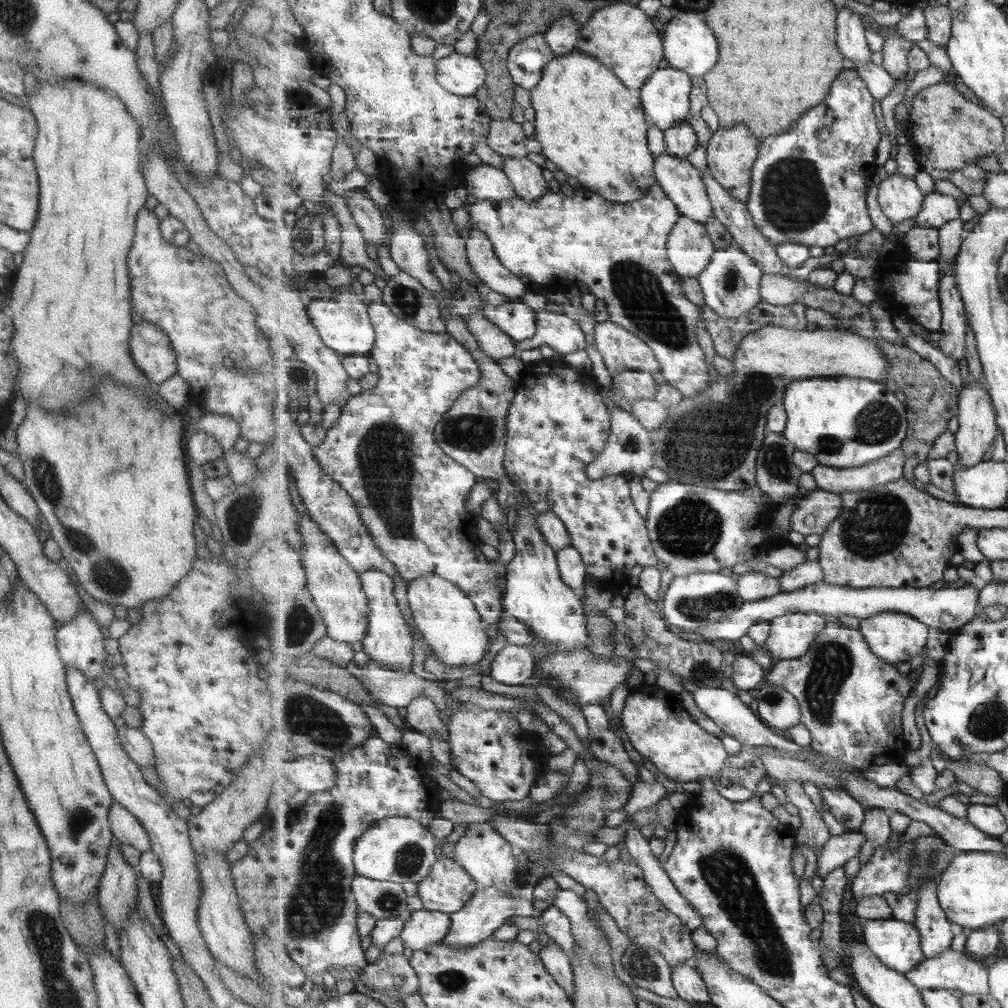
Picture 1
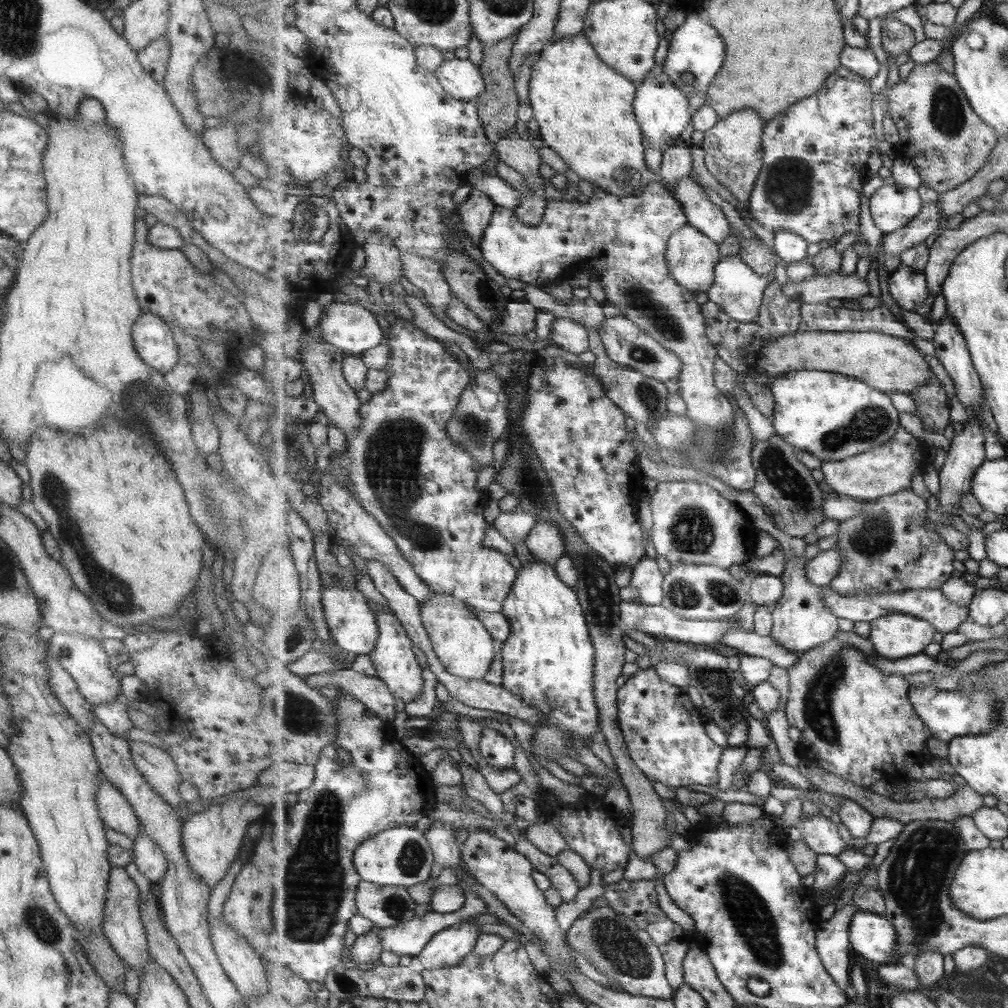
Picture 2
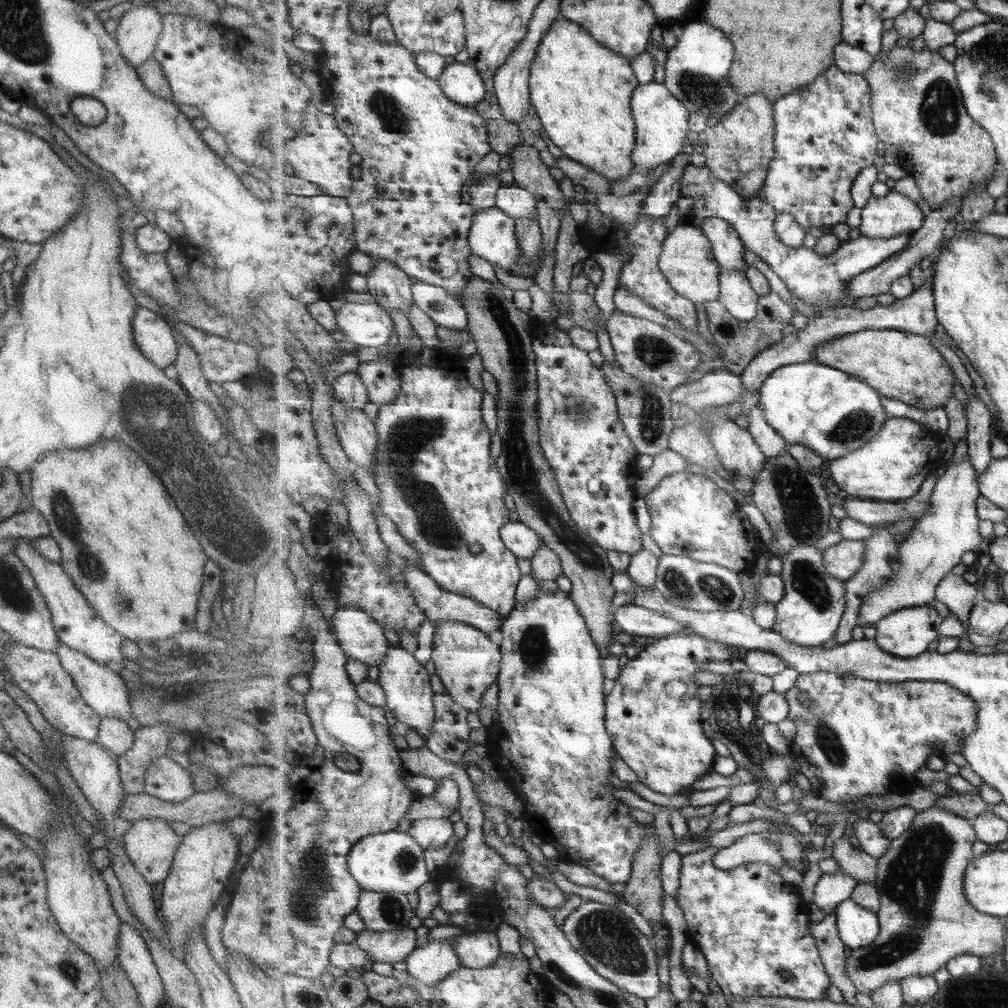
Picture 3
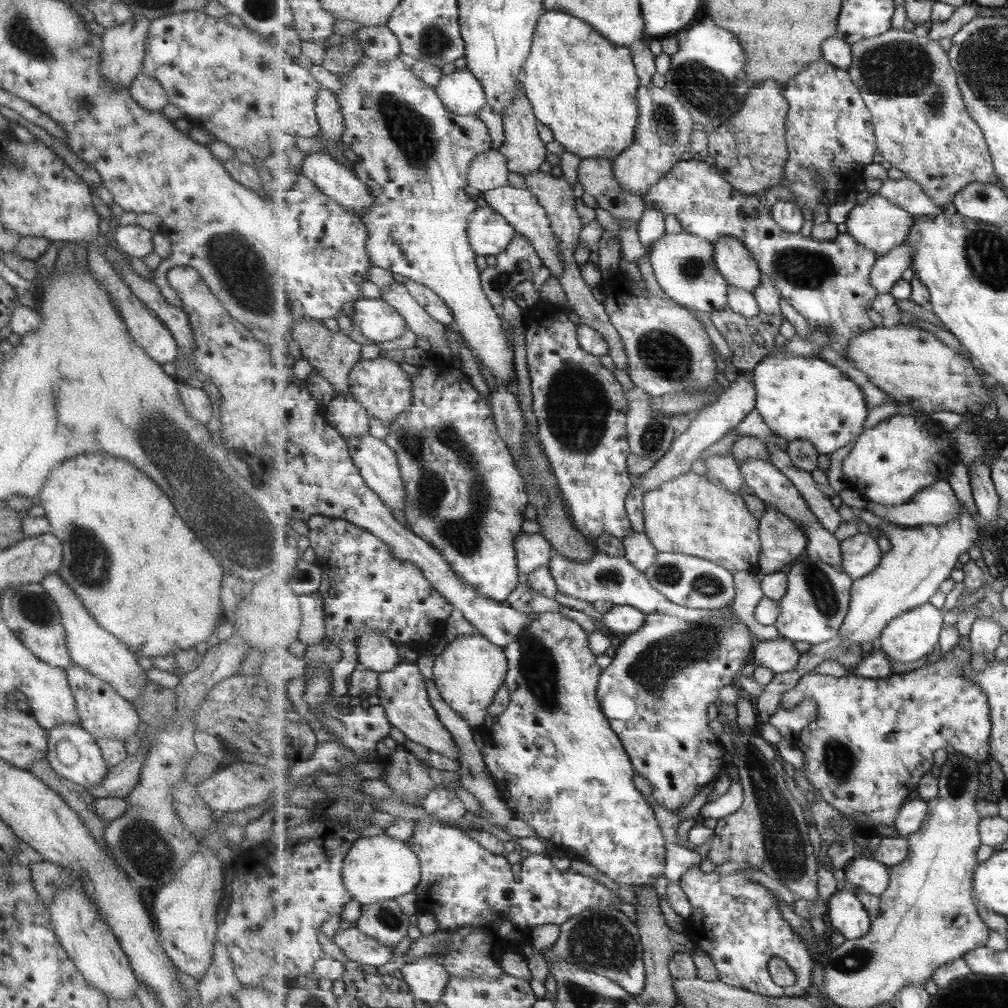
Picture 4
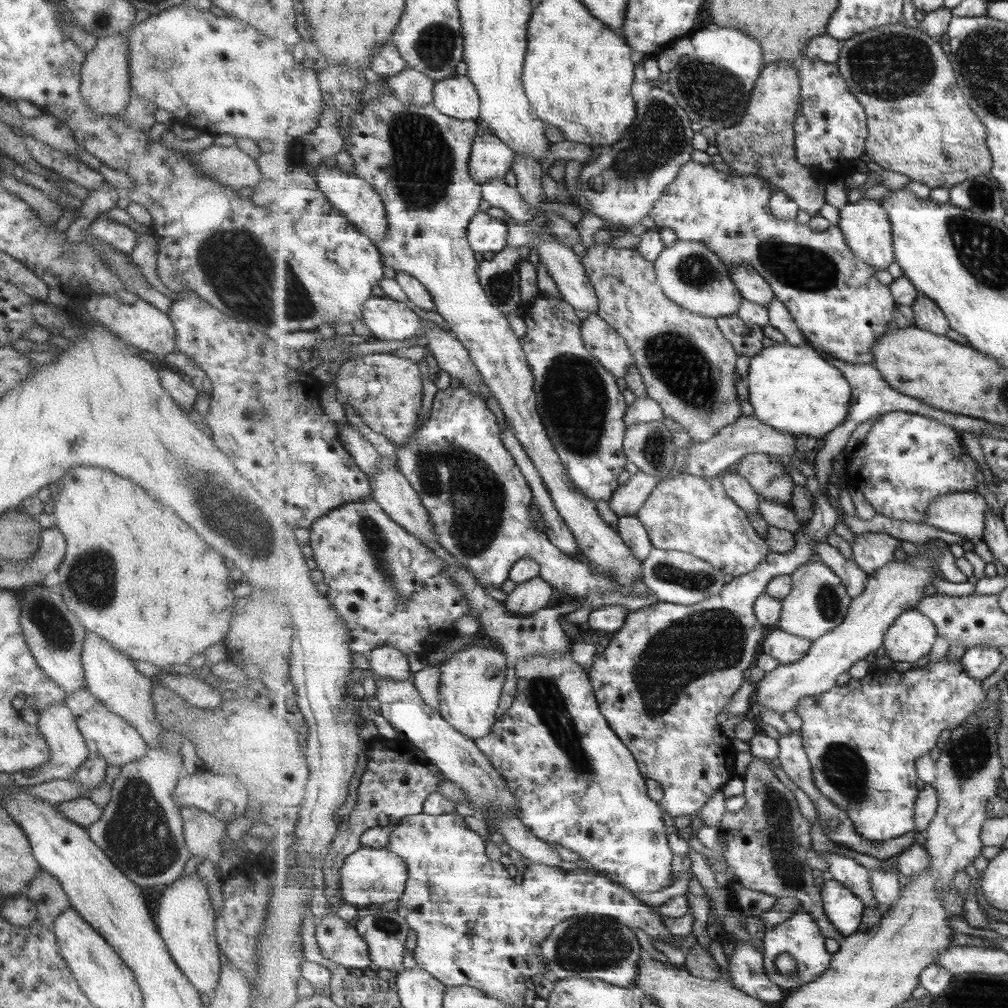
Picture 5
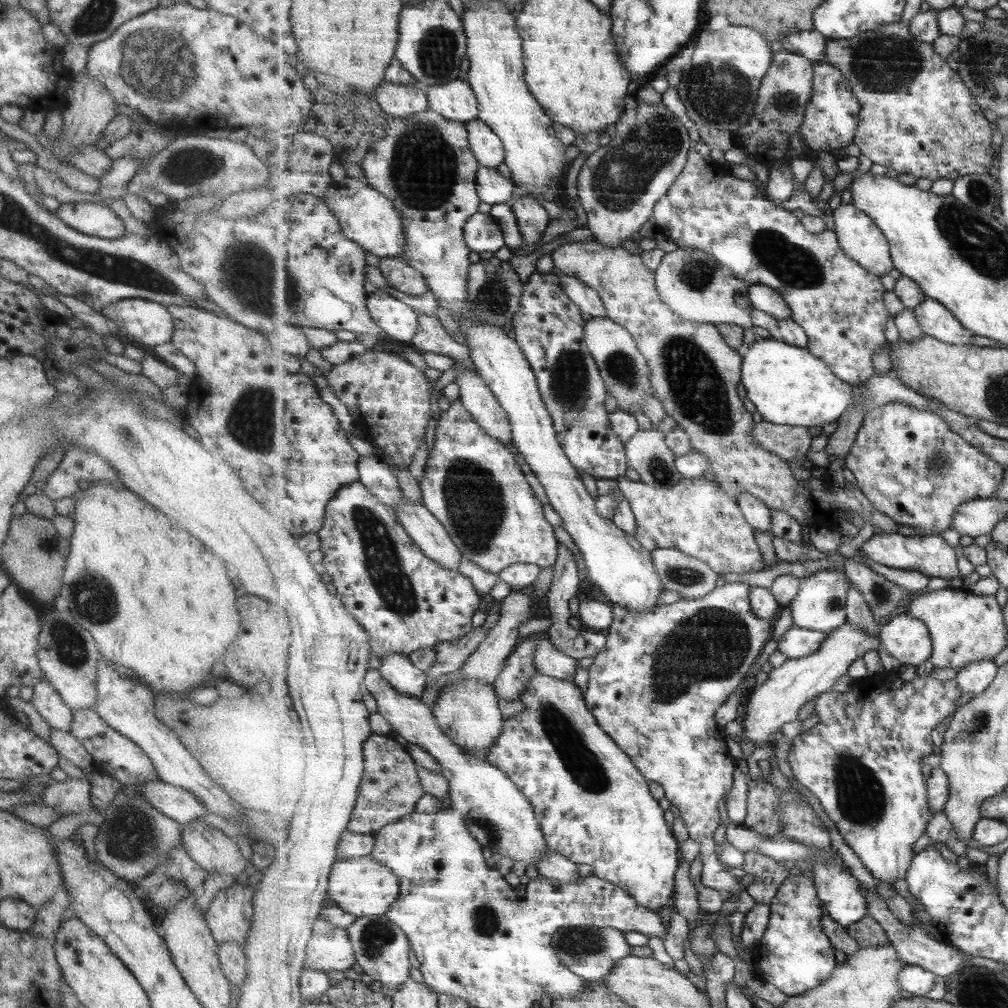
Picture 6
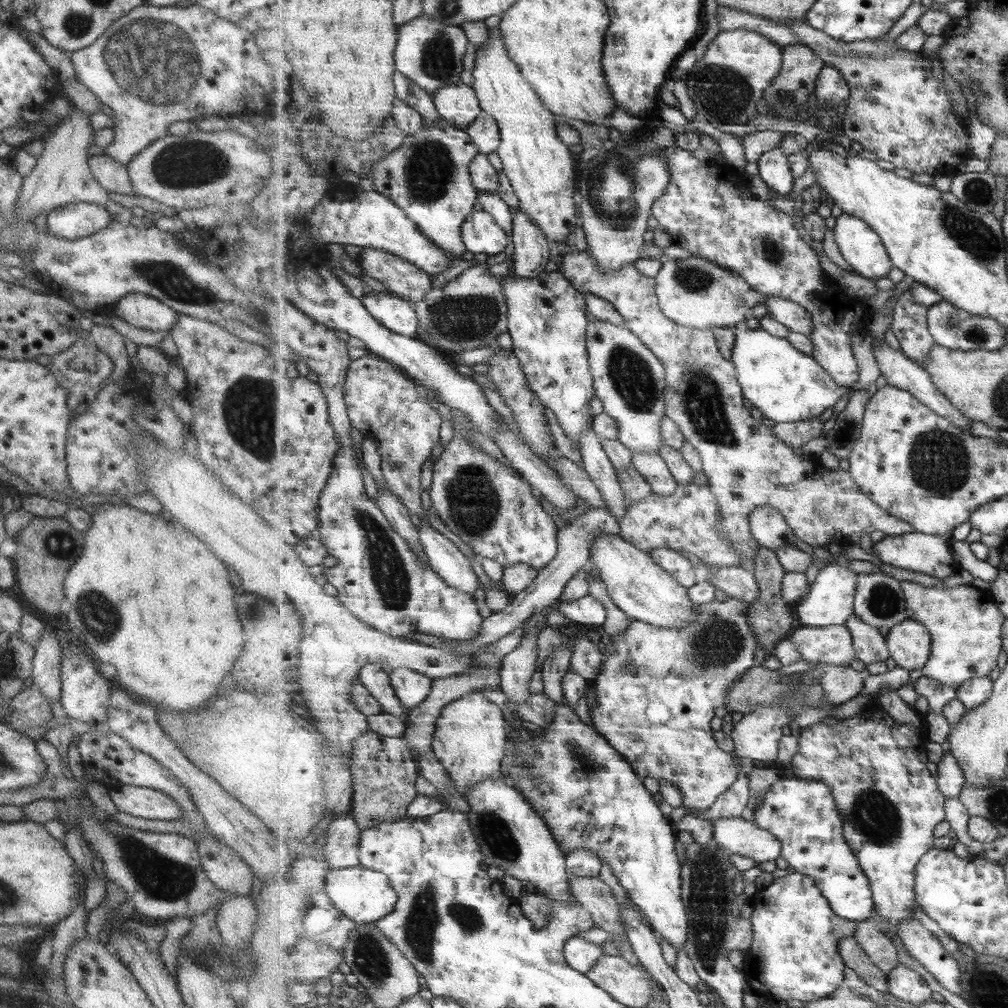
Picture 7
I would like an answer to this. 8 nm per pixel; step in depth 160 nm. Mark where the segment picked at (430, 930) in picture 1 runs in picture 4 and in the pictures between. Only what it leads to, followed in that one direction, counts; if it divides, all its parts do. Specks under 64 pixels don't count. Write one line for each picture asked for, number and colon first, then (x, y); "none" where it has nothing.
2: (409, 938)
3: (391, 946)
4: (361, 948)

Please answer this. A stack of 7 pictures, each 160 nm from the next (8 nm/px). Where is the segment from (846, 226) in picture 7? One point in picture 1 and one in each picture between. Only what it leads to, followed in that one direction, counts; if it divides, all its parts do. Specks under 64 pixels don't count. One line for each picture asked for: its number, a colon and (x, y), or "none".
1: (900, 199)
2: (893, 207)
3: (895, 214)
4: (881, 225)
5: (867, 227)
6: (860, 237)

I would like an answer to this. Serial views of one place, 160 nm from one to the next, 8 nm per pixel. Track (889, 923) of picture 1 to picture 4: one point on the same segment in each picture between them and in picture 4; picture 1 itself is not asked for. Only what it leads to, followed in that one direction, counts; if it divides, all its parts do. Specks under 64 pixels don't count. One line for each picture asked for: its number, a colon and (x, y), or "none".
2: (873, 936)
3: (857, 926)
4: (848, 915)

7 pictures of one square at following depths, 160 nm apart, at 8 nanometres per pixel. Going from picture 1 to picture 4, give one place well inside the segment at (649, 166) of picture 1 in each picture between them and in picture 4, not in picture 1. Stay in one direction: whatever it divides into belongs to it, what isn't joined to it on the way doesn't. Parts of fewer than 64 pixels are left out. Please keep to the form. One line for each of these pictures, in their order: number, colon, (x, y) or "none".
2: (585, 109)
3: (582, 91)
4: (585, 87)

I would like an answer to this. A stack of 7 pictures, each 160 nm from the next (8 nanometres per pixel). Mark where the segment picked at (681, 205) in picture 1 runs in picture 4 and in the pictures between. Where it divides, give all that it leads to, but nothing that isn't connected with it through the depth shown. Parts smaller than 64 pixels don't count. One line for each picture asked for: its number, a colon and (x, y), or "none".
2: (701, 213)
3: (729, 250)
4: (739, 268)

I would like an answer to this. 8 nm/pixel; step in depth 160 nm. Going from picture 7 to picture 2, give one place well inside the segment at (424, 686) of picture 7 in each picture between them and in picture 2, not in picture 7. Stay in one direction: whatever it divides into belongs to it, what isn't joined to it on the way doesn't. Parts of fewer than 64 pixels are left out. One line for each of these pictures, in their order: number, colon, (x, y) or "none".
2: (352, 622)
3: (361, 636)
4: (377, 651)
5: (387, 662)
6: (398, 669)

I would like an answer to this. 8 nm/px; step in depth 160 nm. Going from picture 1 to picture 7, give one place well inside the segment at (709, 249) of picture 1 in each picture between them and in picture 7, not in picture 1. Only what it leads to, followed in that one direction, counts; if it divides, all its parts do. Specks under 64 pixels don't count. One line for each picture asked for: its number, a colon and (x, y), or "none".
2: (692, 256)
3: (688, 261)
4: (685, 266)
5: (691, 274)
6: (690, 281)
7: (695, 292)

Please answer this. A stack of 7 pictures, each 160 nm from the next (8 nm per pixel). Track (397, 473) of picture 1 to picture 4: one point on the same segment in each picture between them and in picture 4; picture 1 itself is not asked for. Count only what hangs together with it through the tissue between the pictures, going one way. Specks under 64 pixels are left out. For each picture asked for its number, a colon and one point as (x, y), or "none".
2: (422, 486)
3: (443, 488)
4: (467, 496)

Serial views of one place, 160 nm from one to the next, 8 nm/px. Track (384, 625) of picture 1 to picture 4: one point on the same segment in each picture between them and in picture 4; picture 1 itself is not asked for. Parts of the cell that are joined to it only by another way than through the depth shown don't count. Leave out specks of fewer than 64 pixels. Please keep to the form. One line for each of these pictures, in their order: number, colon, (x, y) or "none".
2: (394, 659)
3: (407, 684)
4: (402, 692)

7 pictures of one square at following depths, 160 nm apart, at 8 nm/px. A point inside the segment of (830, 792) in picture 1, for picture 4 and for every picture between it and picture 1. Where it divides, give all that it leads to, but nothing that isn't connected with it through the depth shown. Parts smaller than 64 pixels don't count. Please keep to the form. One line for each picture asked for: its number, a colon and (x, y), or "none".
2: (856, 822)
3: (871, 839)
4: (891, 851)

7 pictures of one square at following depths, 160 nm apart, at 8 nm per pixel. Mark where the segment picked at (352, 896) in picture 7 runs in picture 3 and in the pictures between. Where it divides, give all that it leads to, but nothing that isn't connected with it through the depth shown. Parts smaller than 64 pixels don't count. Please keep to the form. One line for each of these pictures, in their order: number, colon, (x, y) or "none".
3: (392, 862)
4: (377, 869)
5: (371, 877)
6: (362, 886)

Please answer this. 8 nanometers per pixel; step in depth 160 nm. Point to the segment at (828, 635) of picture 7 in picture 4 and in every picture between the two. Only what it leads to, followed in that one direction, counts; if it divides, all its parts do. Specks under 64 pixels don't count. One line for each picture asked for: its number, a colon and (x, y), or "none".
4: (779, 654)
5: (788, 648)
6: (796, 642)

